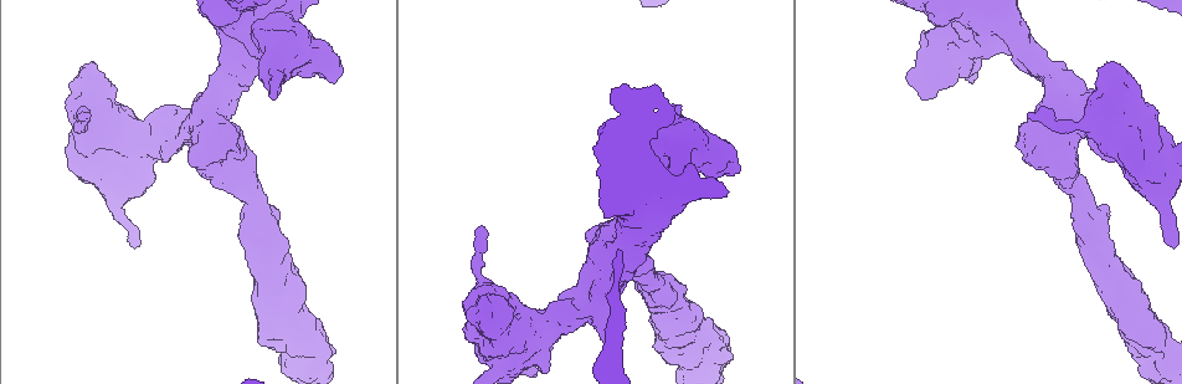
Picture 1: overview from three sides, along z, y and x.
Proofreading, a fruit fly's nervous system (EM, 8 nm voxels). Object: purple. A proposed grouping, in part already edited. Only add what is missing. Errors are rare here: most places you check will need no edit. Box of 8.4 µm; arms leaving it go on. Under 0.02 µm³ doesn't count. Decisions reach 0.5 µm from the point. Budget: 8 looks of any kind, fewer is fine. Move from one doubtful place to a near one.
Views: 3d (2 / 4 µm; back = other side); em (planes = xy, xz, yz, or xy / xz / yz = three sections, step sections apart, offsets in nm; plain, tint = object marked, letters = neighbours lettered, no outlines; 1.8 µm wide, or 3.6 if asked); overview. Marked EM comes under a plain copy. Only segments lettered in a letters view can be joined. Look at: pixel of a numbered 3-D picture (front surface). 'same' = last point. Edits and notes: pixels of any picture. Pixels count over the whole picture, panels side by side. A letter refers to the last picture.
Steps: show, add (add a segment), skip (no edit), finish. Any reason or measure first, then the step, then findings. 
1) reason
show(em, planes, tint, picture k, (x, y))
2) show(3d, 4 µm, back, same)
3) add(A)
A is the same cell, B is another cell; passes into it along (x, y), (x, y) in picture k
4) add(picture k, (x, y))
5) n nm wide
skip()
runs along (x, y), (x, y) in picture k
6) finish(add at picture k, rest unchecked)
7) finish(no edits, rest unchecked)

arms part here
show(3d, 4 µm, back, picture 1, (254, 223))

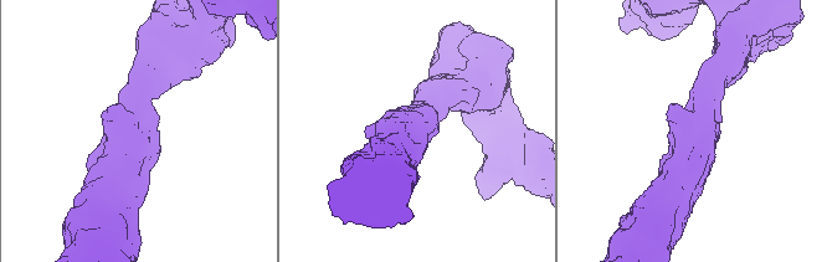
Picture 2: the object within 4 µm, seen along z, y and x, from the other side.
now the EM
show(em, xz, step 16, letters, picture 2, (415, 123))

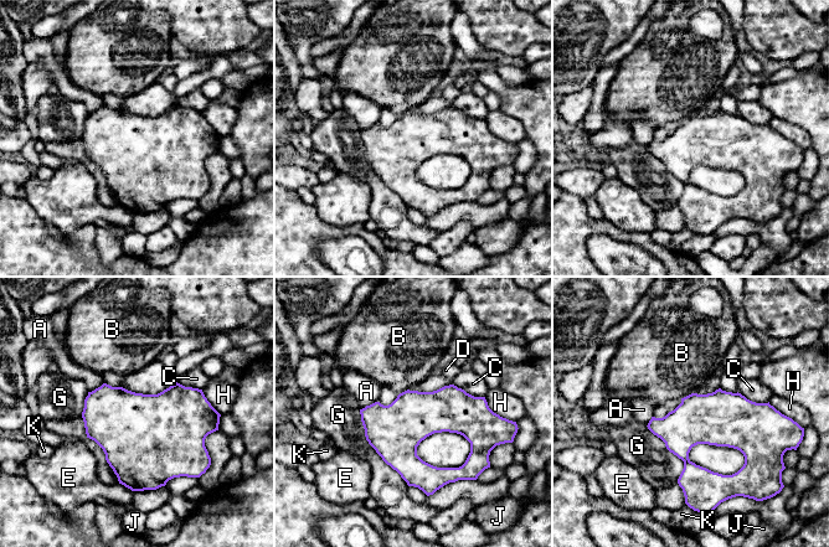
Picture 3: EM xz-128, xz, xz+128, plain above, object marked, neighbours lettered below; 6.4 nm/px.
show(em, planes, letters, same)

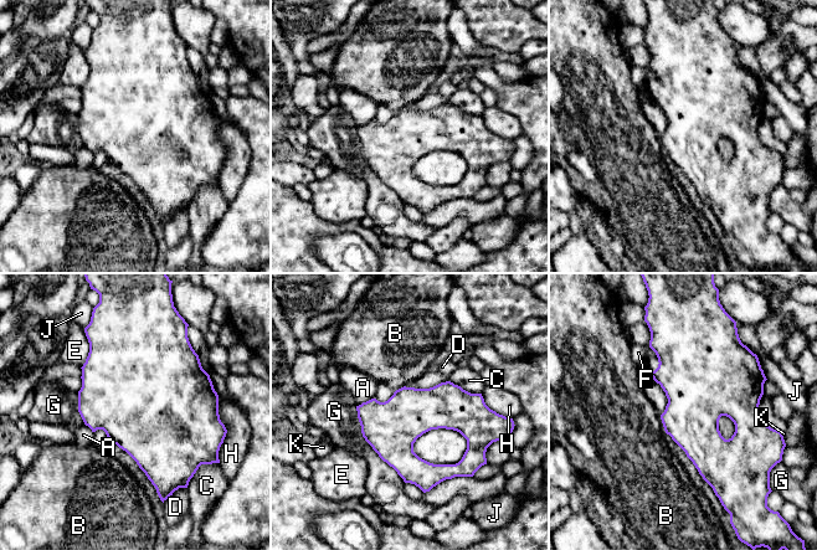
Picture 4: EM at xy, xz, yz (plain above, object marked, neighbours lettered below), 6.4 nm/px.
skip()
A, B, C, D, E, F, G, H, J and K are other cells; border along (659, 415), (663, 430), (667, 433) in picture 4; no lettered segment goes on from it

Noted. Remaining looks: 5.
sharp bend
show(em, yz, step 16, tint, picture 1, (521, 328))

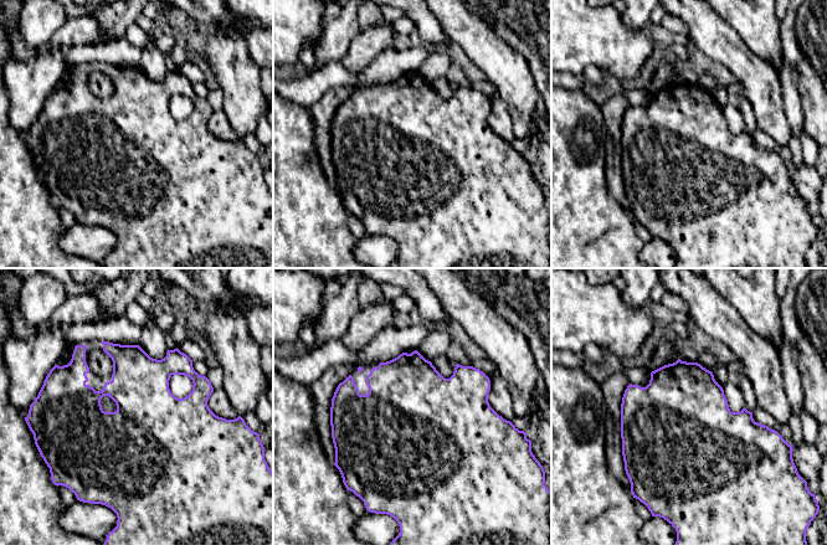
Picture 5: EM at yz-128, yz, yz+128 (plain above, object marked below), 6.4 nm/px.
cut it another way
show(em, planes, letters, same)

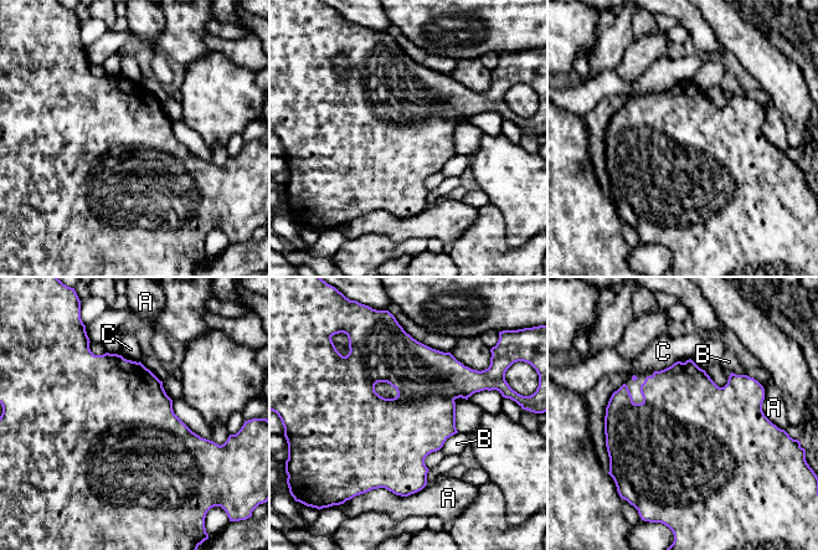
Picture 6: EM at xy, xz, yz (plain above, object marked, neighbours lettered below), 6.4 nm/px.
skip()
A, B and C are other cells; none of them fits

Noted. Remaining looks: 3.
calibre changes
show(em, planes, tint, picture 1, (952, 57))

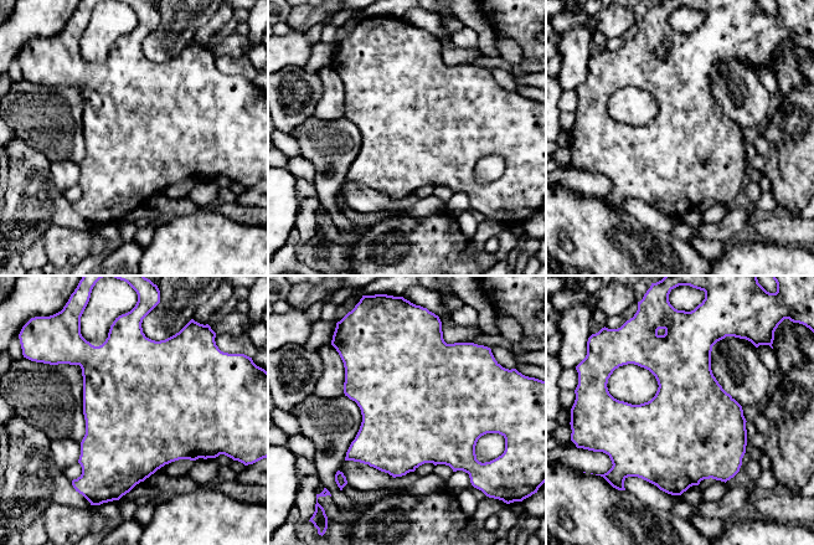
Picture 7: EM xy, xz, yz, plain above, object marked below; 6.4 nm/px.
show(em, planes, letters, same)

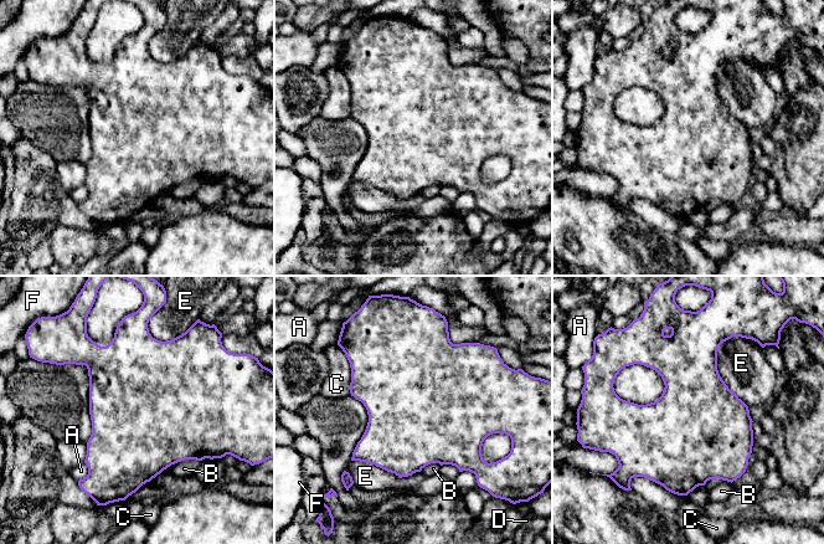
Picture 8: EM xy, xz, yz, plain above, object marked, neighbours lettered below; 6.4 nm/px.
650 nm wide
skip()
A, B, C, D, E and F are other cells; border along (199, 460), (181, 460), (174, 465) in picture 8; none of them fits

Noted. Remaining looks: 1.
show(em, 3.6 µm, planes, letters, picture 1, (1042, 149))

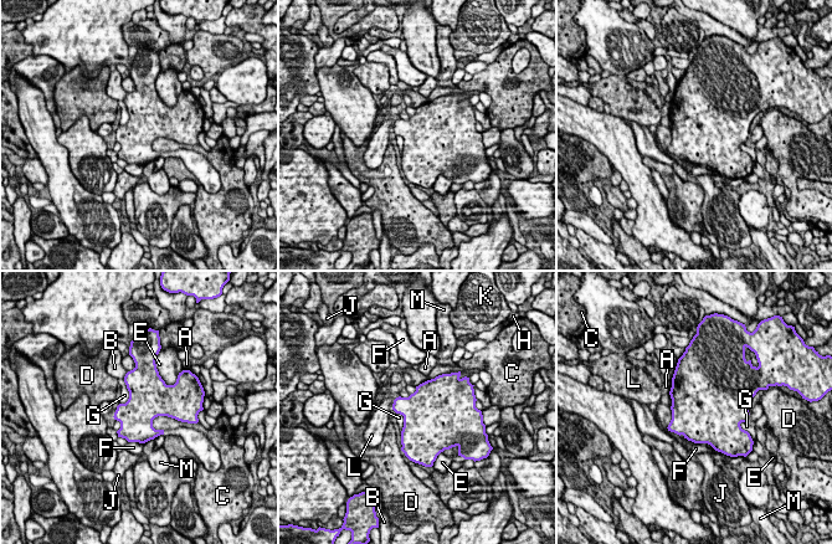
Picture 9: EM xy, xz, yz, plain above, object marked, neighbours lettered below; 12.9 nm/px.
C touches over 400 nm
skip()
A, B, C, D, E, F, G, H, J, K, L and M are other cells; border along (410, 395), (400, 396) in picture 9; no lettered segment goes on from it

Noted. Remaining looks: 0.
finish(no edits, rest unchecked)

